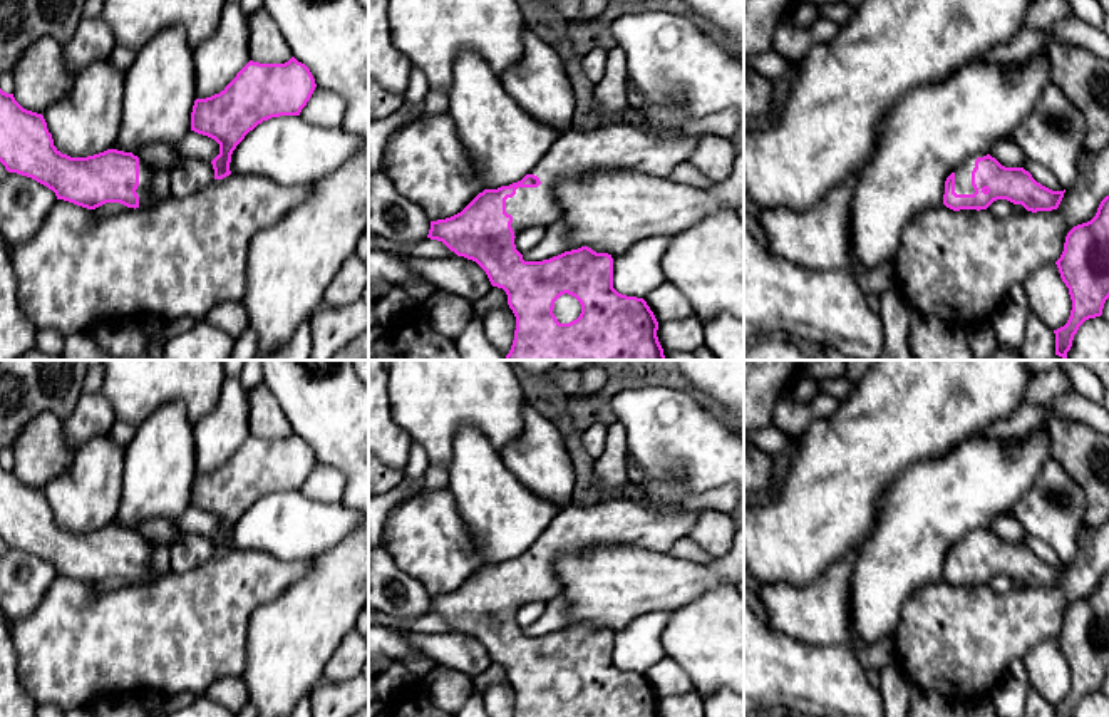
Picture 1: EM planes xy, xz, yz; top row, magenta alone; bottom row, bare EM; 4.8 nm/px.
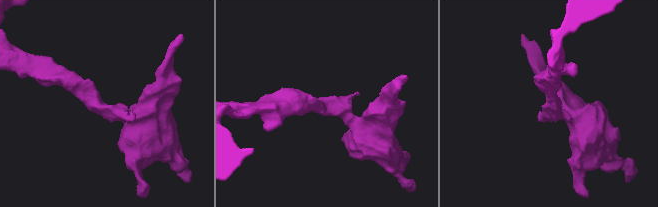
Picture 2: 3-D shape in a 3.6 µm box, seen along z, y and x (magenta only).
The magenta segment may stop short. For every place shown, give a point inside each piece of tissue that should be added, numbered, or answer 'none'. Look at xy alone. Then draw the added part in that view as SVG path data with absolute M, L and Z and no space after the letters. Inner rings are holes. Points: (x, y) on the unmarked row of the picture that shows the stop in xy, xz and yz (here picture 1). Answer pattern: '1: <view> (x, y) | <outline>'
1: xy (146, 546) | M139 534L139 561L136 565L139 571L139 583L147 583L149 578L152 576L152 566L151 566L152 549L154 541Z

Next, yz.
1: yz (964, 546) | M983 528L980 531L970 533L967 538L960 539L955 548L955 568L957 570L973 570L975 565L972 561L972 546L975 543L975 536L978 533L987 531L988 528Z

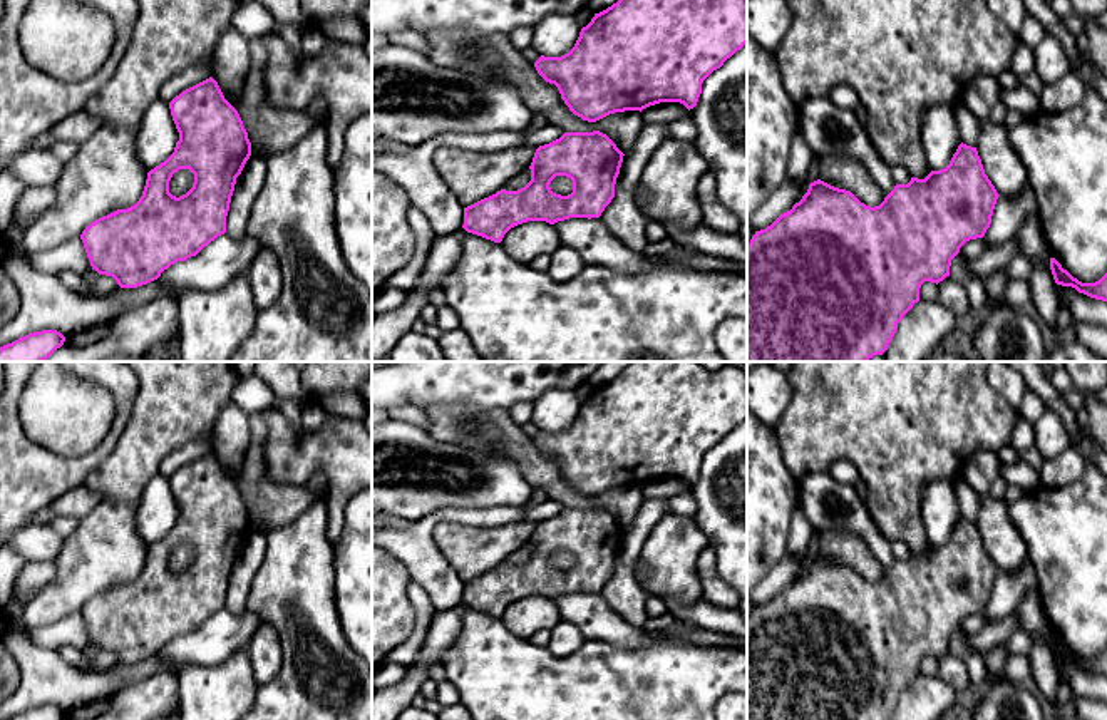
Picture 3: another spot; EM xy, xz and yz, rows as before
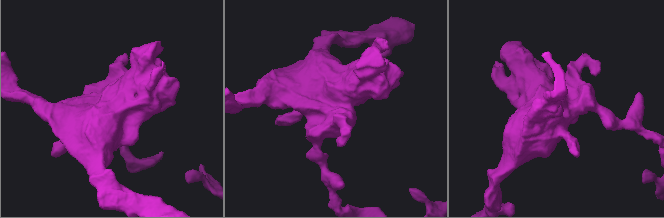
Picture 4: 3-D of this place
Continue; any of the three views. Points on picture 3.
none

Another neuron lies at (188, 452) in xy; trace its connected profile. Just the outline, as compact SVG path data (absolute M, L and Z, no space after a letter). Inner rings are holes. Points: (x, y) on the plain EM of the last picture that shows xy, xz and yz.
M189 442L183 447L172 450L159 467L159 472L166 476L167 479L179 471L183 465L206 455L211 452L211 447L204 442Z

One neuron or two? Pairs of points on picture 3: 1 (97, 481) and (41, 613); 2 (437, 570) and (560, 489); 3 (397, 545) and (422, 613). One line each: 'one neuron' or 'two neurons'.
1: one neuron
2: two neurons
3: two neurons

